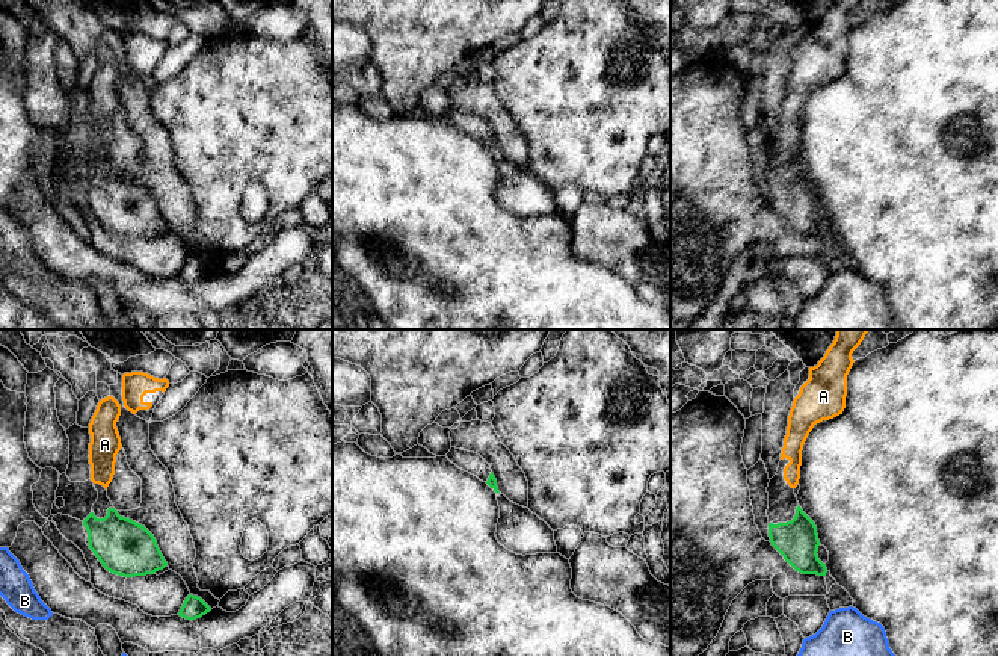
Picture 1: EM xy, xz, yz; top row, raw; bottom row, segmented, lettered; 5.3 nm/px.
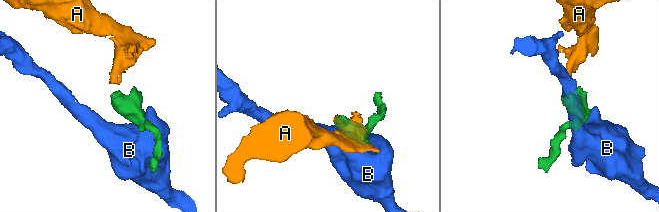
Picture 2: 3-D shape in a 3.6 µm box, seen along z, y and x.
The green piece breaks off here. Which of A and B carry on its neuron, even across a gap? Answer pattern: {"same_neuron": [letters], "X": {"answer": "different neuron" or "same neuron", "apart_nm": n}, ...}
{"same_neuron": ["A"], "A": {"answer": "same neuron", "apart_nm": 100}, "B": {"answer": "different neuron", "apart_nm": 190}}

